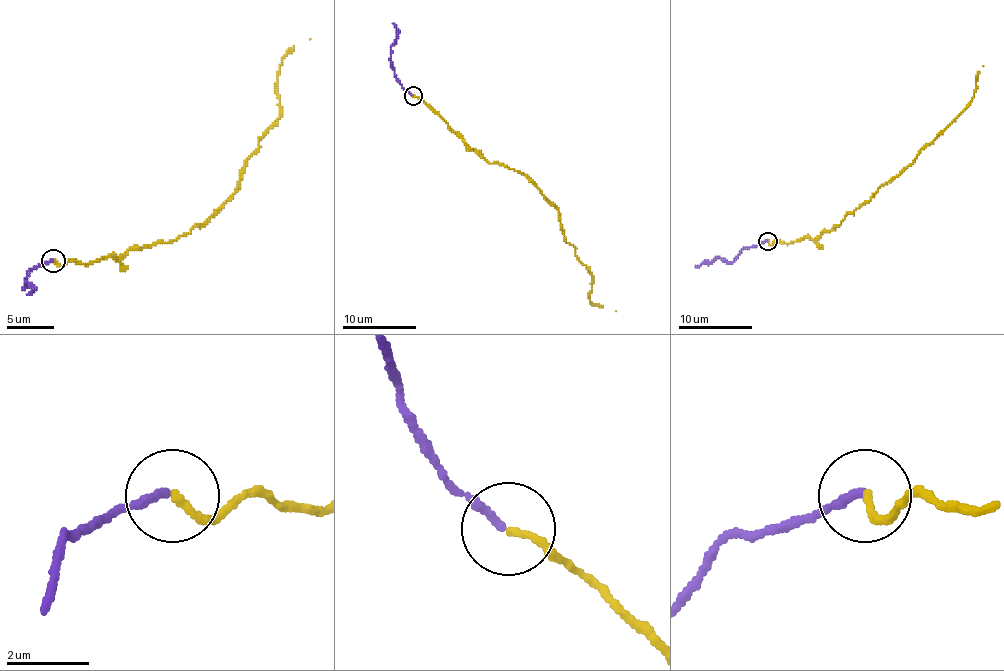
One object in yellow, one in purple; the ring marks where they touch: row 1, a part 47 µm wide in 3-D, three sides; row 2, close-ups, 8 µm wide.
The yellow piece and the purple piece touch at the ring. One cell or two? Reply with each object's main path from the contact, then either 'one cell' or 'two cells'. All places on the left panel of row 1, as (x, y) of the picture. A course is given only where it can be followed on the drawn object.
course yellow (52, 261), (120, 259), (209, 219), (279, 116), (282, 58), (310, 39); course purple (52, 261), (43, 261), (29, 271), (24, 287), (27, 282), (31, 287), (27, 294); two cells

